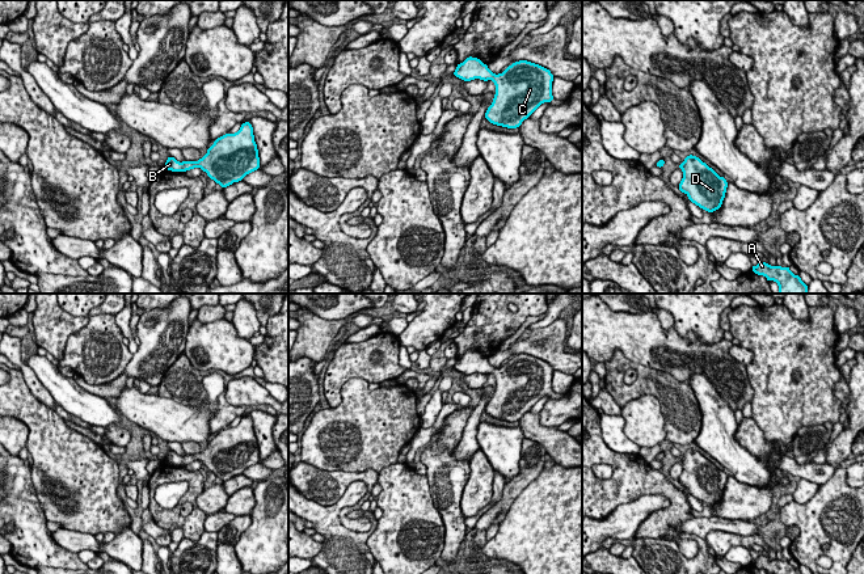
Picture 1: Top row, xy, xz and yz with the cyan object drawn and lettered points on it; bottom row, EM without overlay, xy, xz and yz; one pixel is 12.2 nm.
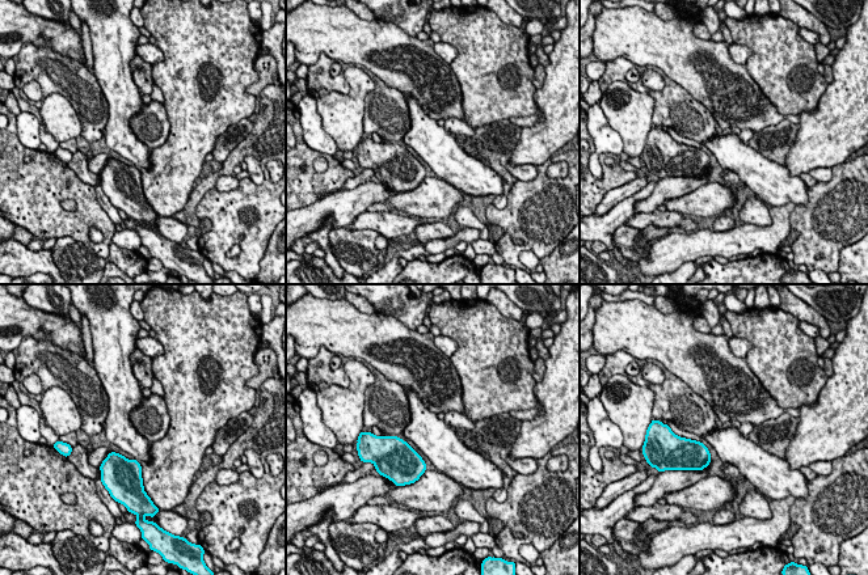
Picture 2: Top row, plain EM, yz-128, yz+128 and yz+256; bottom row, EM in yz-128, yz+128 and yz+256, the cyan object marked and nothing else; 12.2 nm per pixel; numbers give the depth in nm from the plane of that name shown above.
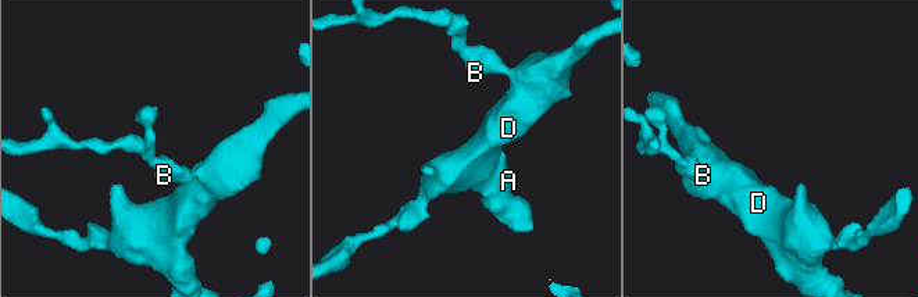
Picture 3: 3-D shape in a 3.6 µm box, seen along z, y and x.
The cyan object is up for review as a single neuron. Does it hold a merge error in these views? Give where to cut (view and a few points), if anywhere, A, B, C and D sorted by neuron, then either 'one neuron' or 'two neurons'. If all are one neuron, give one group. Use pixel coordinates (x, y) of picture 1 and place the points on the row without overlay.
cut none; groups A B C D; one neuron

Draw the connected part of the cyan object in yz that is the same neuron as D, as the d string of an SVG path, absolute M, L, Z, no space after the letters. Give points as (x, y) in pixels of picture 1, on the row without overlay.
M688 448L678 461L683 464L683 472L678 481L688 489L692 497L708 506L722 499L728 481L728 474L724 470L720 470L712 461L692 448Z

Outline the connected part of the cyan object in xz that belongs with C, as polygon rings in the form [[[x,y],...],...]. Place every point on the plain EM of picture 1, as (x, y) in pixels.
[[[468,350],[456,359],[454,370],[464,375],[493,373],[496,388],[484,411],[507,422],[519,421],[541,397],[555,393],[551,364],[527,354],[514,355],[502,367],[494,368],[488,358]]]

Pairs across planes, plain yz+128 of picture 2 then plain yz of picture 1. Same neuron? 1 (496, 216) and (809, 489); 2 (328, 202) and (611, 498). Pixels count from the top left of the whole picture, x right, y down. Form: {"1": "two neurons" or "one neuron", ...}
{"1": "two neurons", "2": "two neurons"}

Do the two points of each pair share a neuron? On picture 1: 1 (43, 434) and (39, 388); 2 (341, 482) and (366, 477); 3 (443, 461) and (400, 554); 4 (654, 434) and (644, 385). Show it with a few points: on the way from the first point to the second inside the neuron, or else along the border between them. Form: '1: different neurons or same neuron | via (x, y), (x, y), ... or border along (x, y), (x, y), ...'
1: different neurons | border along (24, 376), (29, 391), (53, 410)
2: same neuron | via (348, 477), (359, 477)
3: different neurons | border along (425, 476), (433, 505), (442, 519)
4: different neurons | border along (620, 406), (635, 399), (653, 395), (665, 420)

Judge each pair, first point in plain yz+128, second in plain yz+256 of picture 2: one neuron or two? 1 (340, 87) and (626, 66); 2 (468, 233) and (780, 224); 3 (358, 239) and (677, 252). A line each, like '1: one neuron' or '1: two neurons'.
1: one neuron
2: one neuron
3: two neurons

